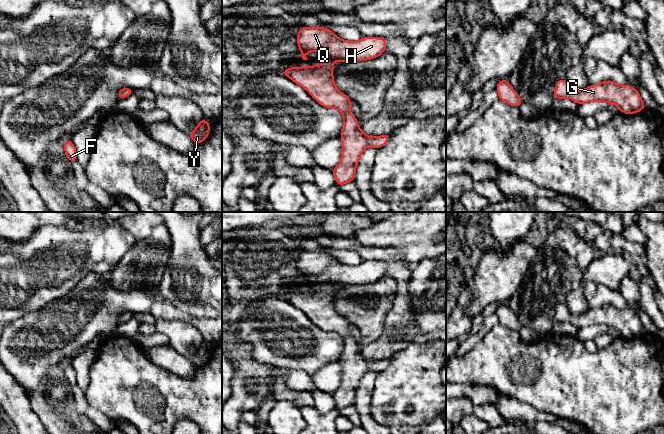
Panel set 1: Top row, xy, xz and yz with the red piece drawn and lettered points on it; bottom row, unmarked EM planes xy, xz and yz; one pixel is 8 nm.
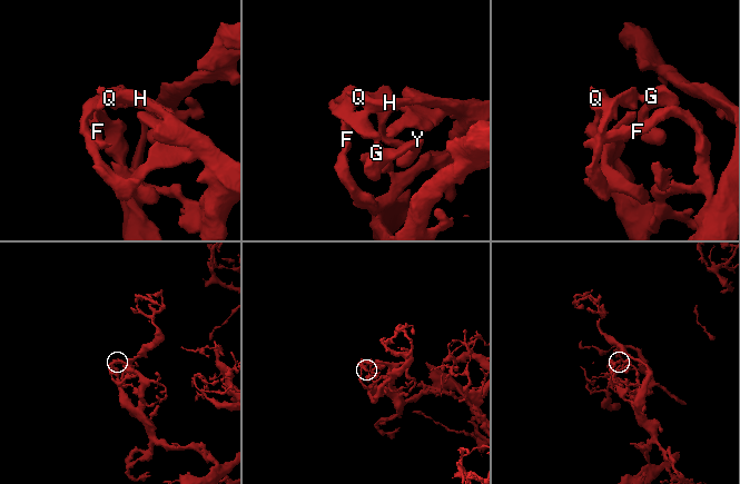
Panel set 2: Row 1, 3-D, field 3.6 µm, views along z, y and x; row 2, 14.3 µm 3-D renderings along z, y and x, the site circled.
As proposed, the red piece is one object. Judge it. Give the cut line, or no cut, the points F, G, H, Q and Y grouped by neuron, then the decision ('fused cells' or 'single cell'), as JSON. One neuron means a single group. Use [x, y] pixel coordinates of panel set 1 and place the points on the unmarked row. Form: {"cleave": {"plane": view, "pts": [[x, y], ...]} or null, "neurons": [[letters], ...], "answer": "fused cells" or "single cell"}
{"cleave": null, "neurons": [["F", "G", "H", "Q", "Y"]], "answer": "single cell"}

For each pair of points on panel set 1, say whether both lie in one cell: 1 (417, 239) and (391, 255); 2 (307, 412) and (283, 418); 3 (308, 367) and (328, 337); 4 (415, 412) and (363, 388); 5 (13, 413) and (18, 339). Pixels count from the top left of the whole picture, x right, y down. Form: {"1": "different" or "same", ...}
{"1": "different", "2": "different", "3": "same", "4": "different", "5": "different"}

